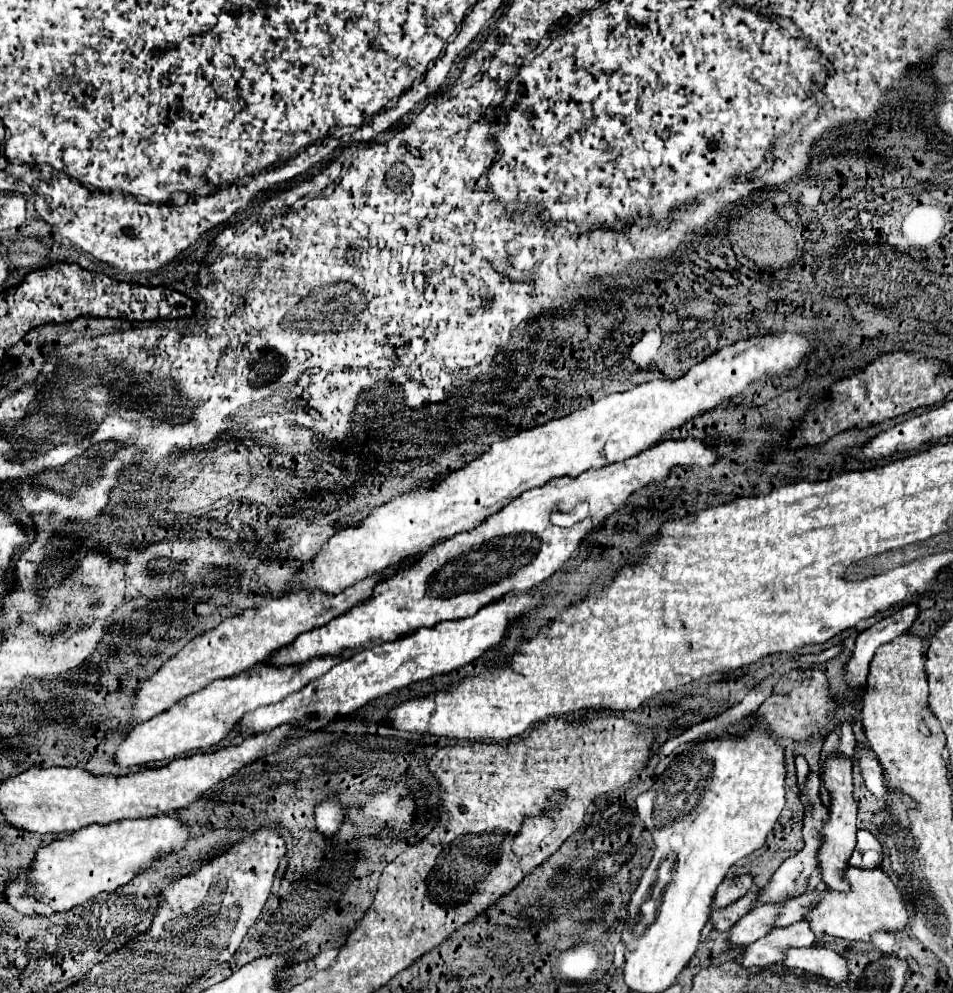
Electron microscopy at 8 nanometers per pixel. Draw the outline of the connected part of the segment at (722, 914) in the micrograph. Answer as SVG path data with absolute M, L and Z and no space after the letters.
M756 891L746 893L742 899L738 899L736 903L732 903L720 911L712 911L710 921L712 921L714 929L716 931L730 929L736 923L736 919L740 919L744 913L748 913L748 909L752 909L752 897L756 897Z

